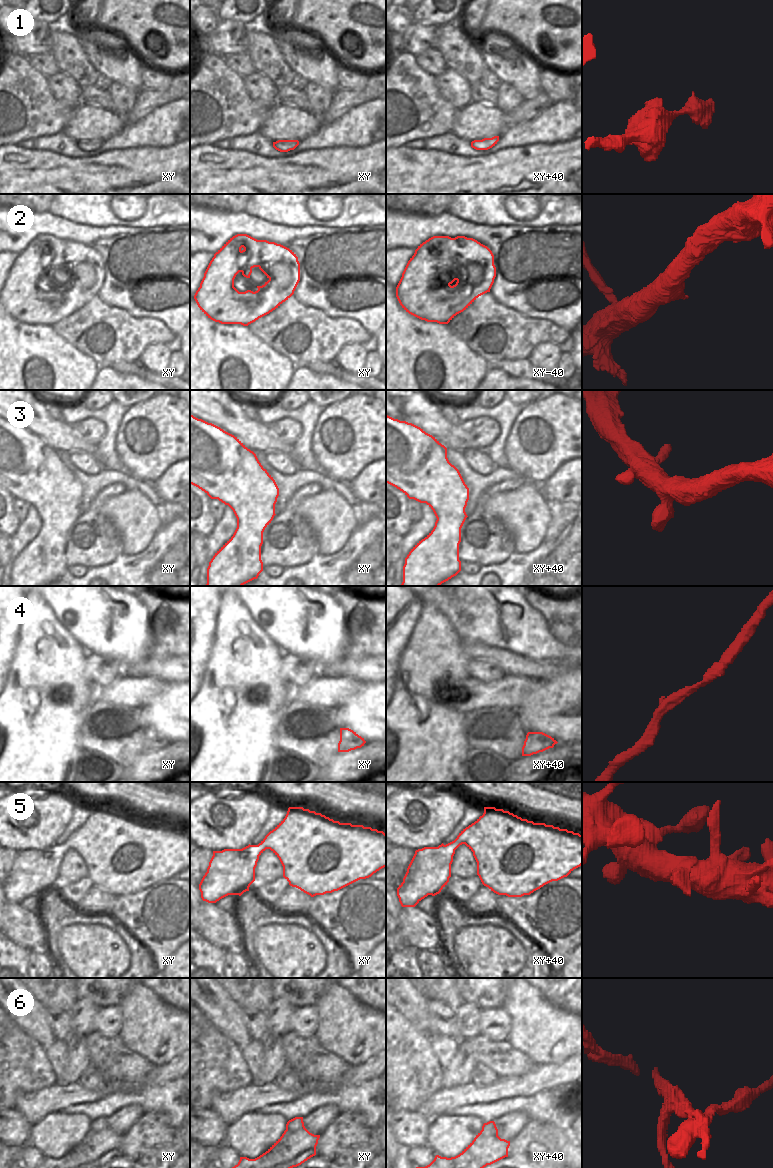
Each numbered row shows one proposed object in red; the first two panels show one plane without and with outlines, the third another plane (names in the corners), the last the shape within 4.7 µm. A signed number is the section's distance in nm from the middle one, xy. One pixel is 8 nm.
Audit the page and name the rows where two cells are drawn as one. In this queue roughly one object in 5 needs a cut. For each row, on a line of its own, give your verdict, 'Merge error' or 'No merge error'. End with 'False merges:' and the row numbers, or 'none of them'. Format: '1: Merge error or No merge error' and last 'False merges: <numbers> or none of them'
1: No merge error
2: No merge error
3: No merge error
4: No merge error
5: No merge error
6: Merge error
False merges: 6

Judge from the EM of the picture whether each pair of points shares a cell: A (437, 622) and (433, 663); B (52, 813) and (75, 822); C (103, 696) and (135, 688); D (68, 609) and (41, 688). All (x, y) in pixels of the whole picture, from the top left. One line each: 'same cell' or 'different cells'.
A: same cell
B: different cells
C: same cell
D: different cells

